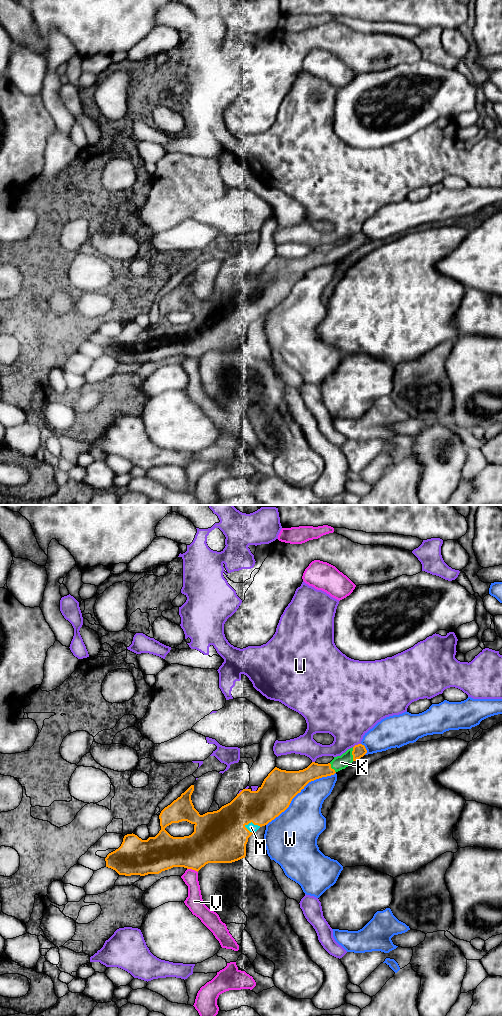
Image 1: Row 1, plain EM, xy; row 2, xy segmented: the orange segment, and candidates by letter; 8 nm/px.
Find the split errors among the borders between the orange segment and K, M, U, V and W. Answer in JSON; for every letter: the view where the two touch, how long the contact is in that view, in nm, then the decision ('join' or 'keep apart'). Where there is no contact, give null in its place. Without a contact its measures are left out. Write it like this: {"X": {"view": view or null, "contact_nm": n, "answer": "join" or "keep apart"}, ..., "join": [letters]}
{"K": {"view": "xy", "contact_nm": 110, "answer": "join"}, "M": {"view": "xy", "contact_nm": 140, "answer": "join"}, "U": {"view": "xy", "contact_nm": 70, "answer": "keep apart"}, "V": {"view": "xy", "contact_nm": 90, "answer": "keep apart"}, "W": {"view": "xy", "contact_nm": 700, "answer": "keep apart"}, "join": ["K", "M"]}

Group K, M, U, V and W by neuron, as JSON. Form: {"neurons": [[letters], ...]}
{"neurons": [["K", "M"], ["U"], ["V"], ["W"]]}

